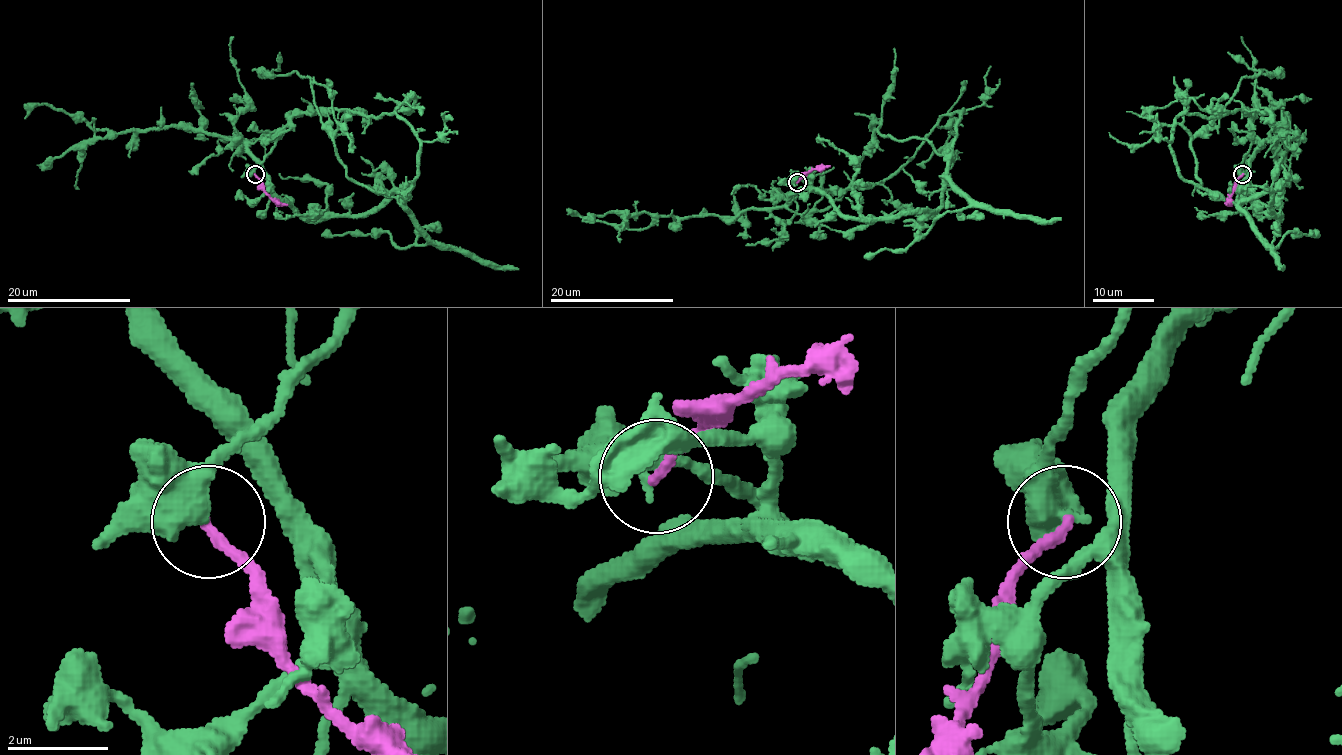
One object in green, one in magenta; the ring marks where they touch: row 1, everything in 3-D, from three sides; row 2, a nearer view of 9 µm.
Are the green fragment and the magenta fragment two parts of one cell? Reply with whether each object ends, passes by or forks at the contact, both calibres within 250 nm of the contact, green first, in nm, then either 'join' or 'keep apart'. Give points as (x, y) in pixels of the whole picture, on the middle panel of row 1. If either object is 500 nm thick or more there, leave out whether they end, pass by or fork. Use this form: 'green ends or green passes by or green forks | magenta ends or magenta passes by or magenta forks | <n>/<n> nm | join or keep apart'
550/200 nm | keep apart

